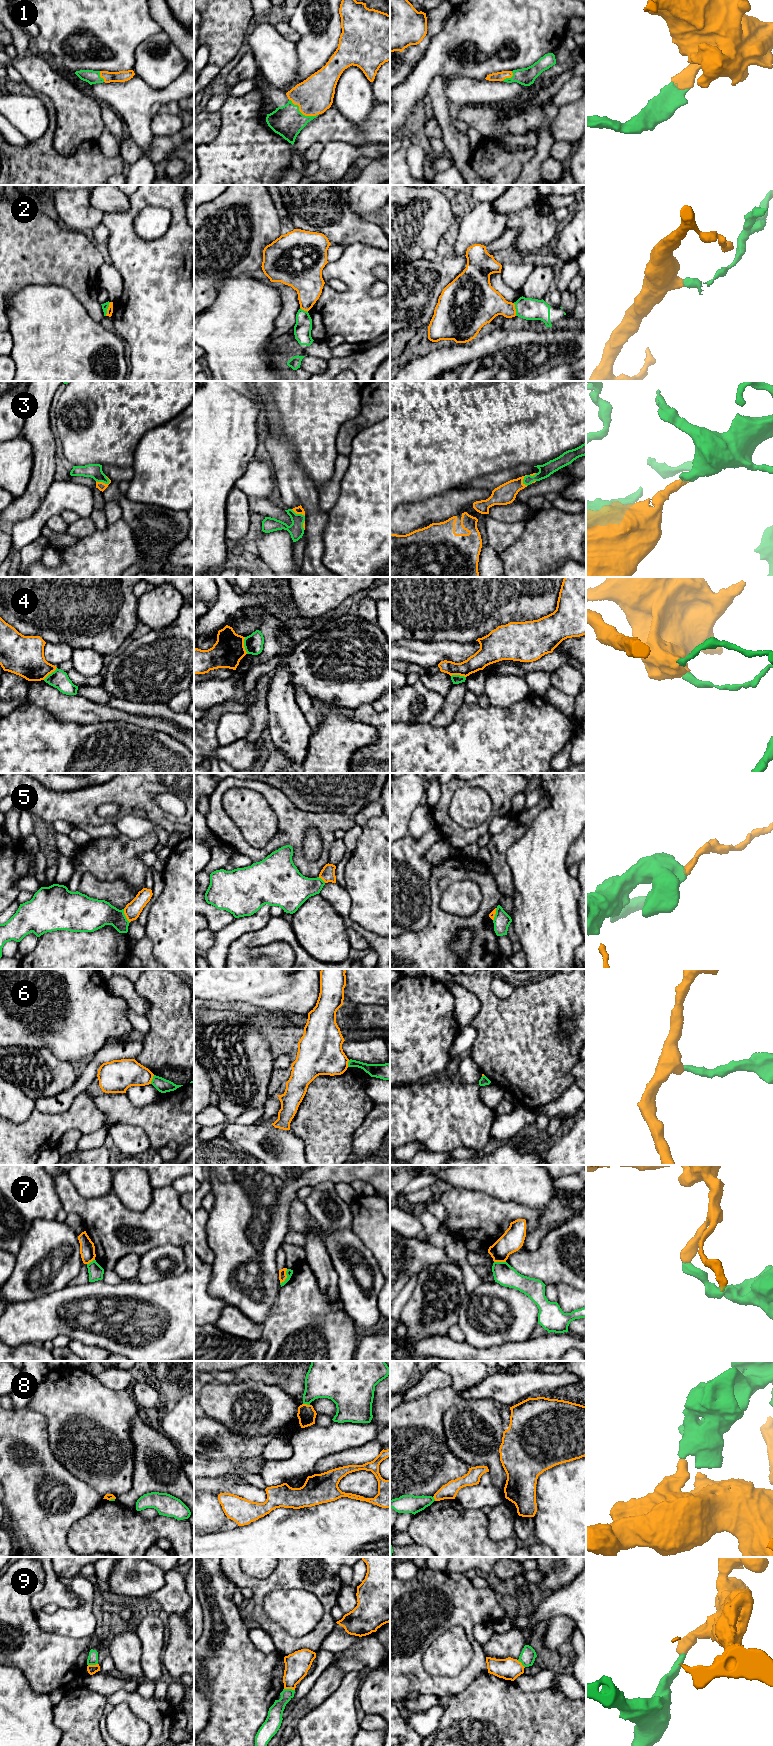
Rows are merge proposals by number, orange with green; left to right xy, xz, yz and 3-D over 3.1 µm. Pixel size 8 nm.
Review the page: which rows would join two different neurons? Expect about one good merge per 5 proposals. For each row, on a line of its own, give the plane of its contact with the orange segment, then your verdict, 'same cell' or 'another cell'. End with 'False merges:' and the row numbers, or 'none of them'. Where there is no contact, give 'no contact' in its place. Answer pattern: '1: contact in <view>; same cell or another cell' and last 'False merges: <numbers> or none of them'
1: contact in xz; same cell
2: contact in xy; another cell
3: contact in xy; same cell
4: contact in xz; another cell
5: contact in xy; another cell
6: contact in xy; another cell
7: contact in xz; another cell
8: contact in xz; another cell
9: contact in xz; another cell
False merges: 2, 4, 5, 6, 7, 8, 9

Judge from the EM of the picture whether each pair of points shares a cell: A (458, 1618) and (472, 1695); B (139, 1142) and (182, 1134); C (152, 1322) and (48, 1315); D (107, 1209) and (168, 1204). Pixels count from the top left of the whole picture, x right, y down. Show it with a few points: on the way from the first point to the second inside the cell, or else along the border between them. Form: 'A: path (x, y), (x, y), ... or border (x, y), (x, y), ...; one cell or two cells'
A: border (487, 1671), (479, 1674), (462, 1691), (450, 1697); two cells
B: border (131, 1124), (138, 1125), (145, 1132), (150, 1146); two cells
C: path (126, 1319), (105, 1314), (74, 1311); one cell
D: path (122, 1219), (153, 1219); one cell

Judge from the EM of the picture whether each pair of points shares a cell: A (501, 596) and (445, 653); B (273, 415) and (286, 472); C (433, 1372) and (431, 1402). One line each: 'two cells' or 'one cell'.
A: two cells
B: one cell
C: two cells

